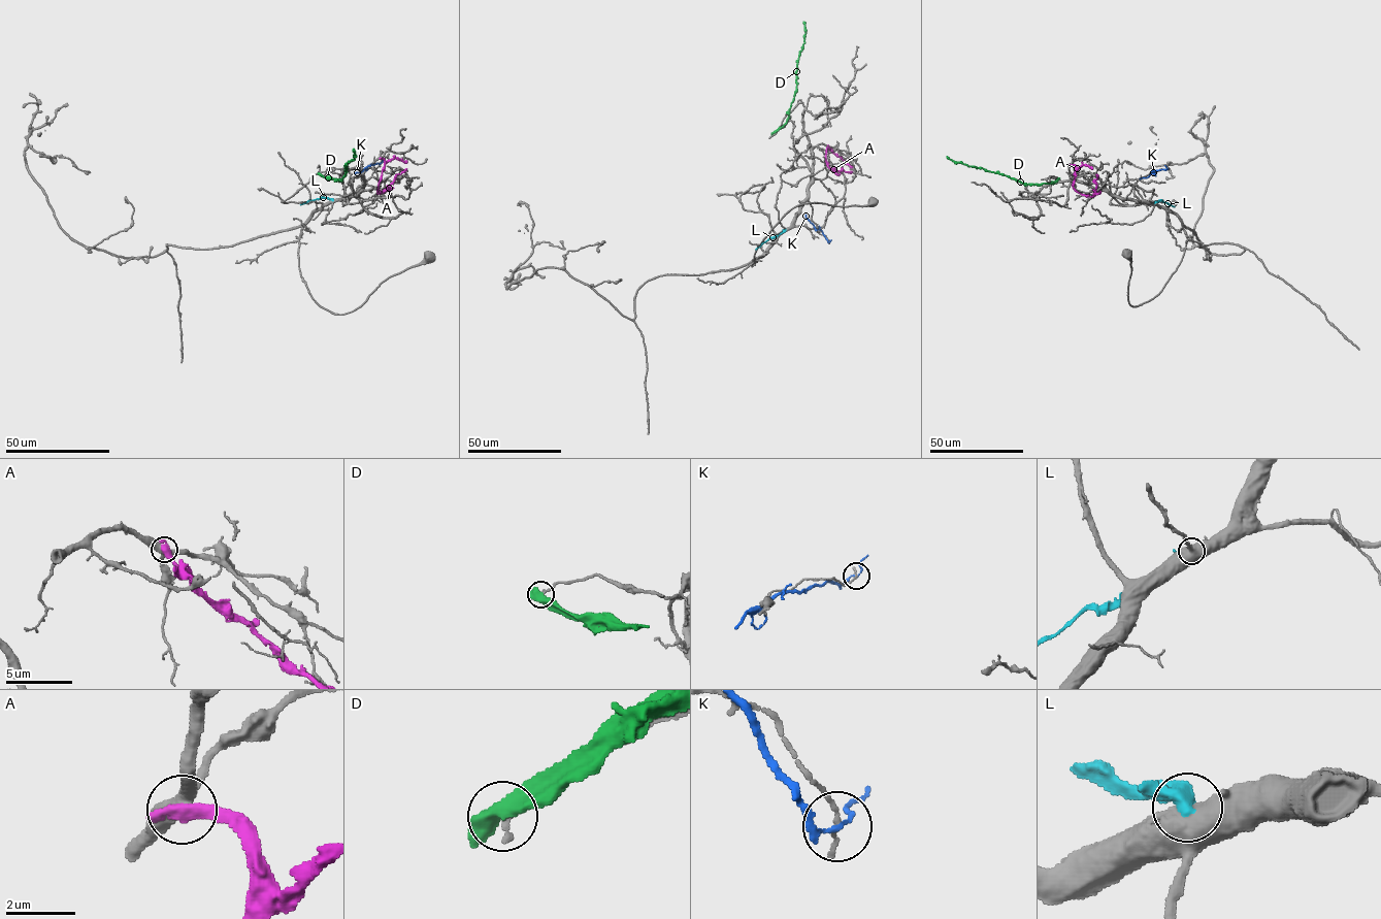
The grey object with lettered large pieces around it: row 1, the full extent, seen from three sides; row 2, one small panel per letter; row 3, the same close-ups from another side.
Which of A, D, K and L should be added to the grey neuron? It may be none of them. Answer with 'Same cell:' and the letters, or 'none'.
Same cell: none

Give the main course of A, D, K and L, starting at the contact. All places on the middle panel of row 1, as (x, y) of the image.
A: (828, 146), (831, 150), (826, 149), (825, 163), (834, 170), (852, 171)
D: (773, 133), (787, 121), (796, 89), (797, 61), (804, 42), (803, 22)
K: (829, 241), (806, 215)
L: (785, 229), (755, 250)

